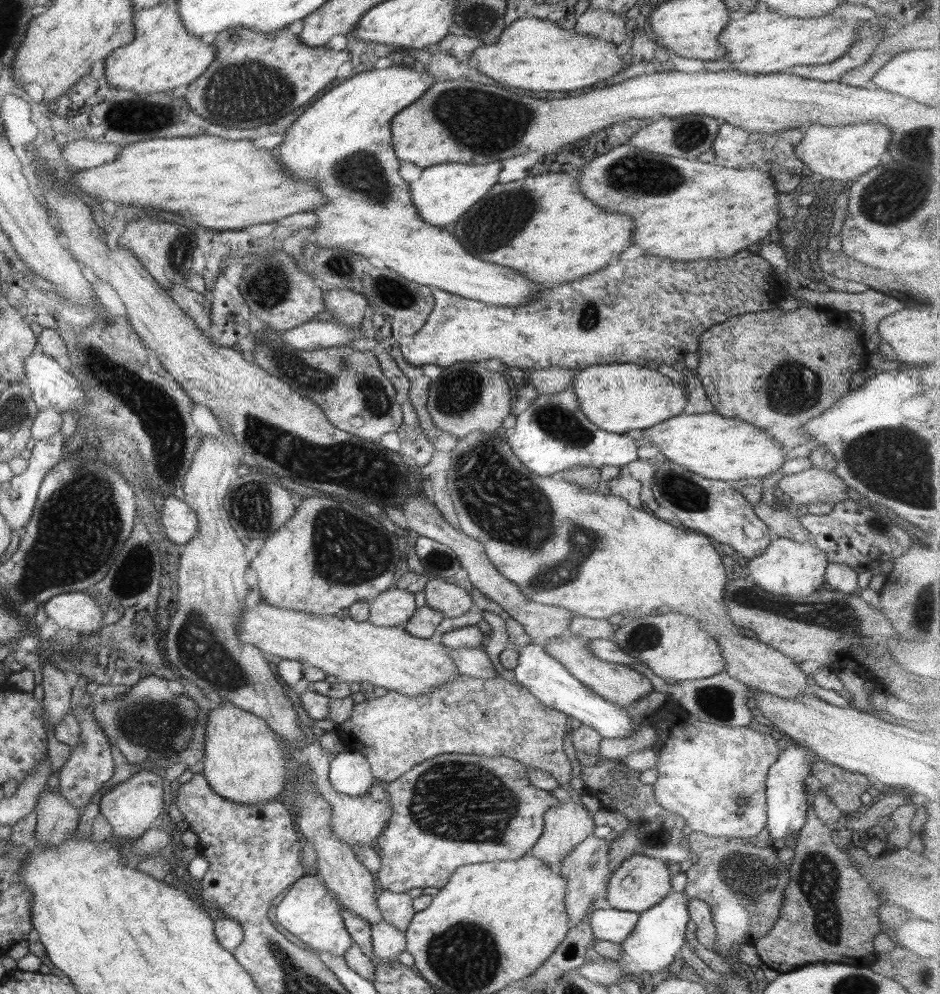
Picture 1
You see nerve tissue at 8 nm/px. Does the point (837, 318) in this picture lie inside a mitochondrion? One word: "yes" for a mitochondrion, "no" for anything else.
no

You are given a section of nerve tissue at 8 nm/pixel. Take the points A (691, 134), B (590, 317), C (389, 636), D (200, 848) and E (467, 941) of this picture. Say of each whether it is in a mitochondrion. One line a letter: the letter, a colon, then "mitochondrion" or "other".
A: mitochondrion
B: mitochondrion
C: other
D: other
E: mitochondrion

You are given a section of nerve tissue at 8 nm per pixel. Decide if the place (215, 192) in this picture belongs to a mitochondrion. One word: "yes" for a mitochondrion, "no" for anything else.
no

